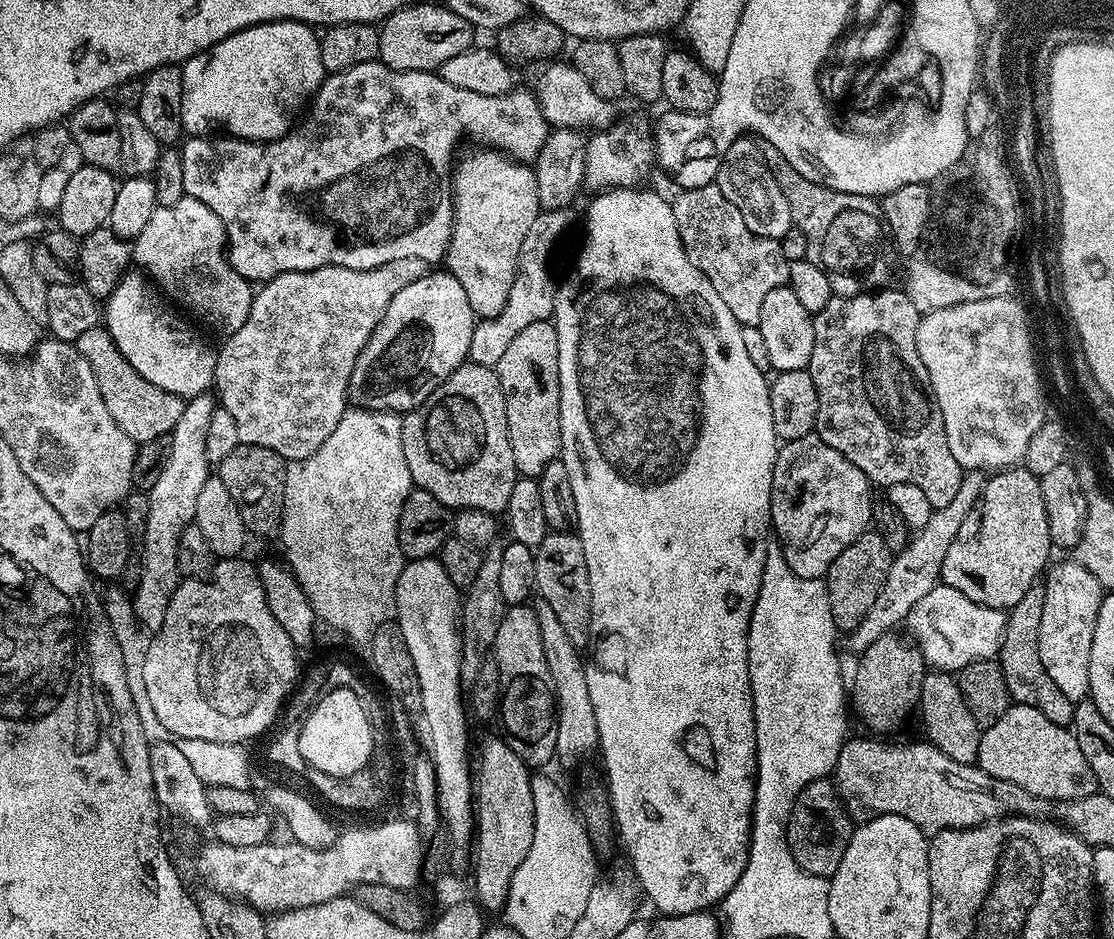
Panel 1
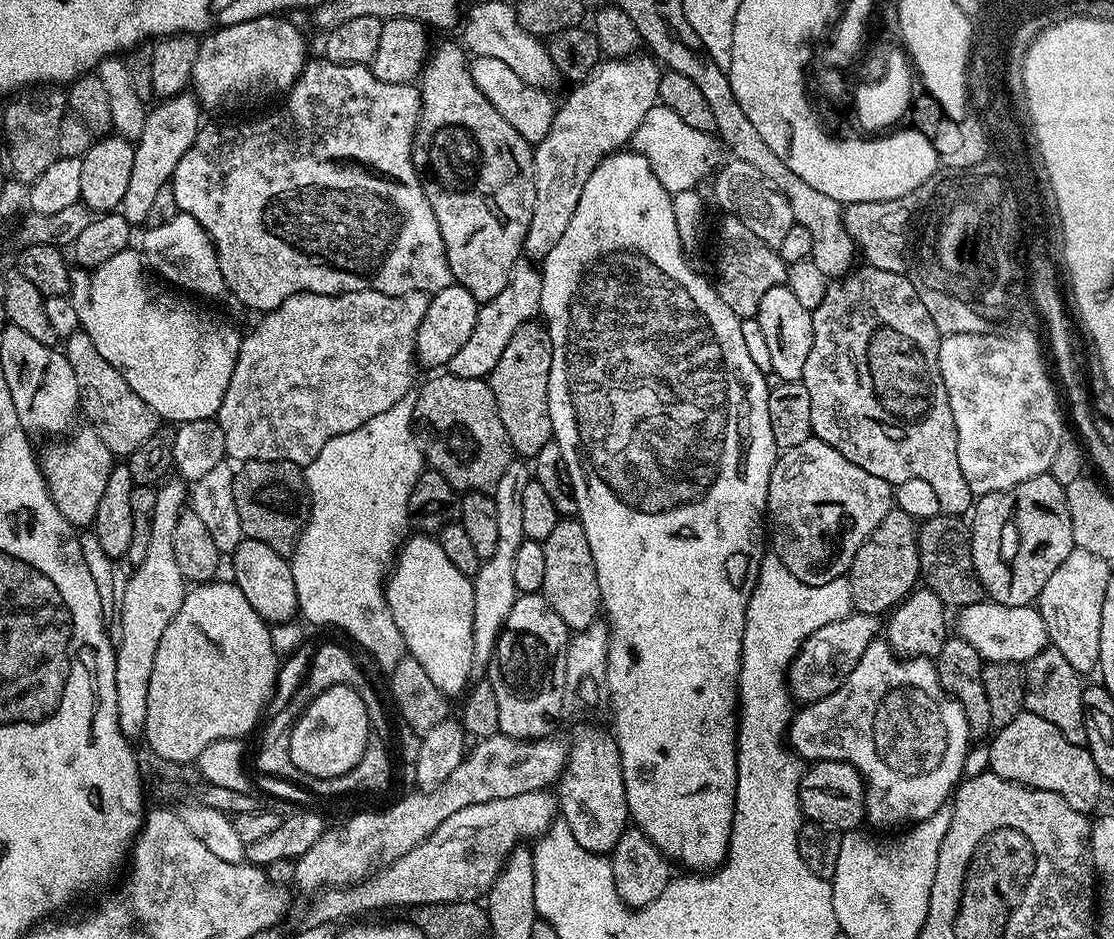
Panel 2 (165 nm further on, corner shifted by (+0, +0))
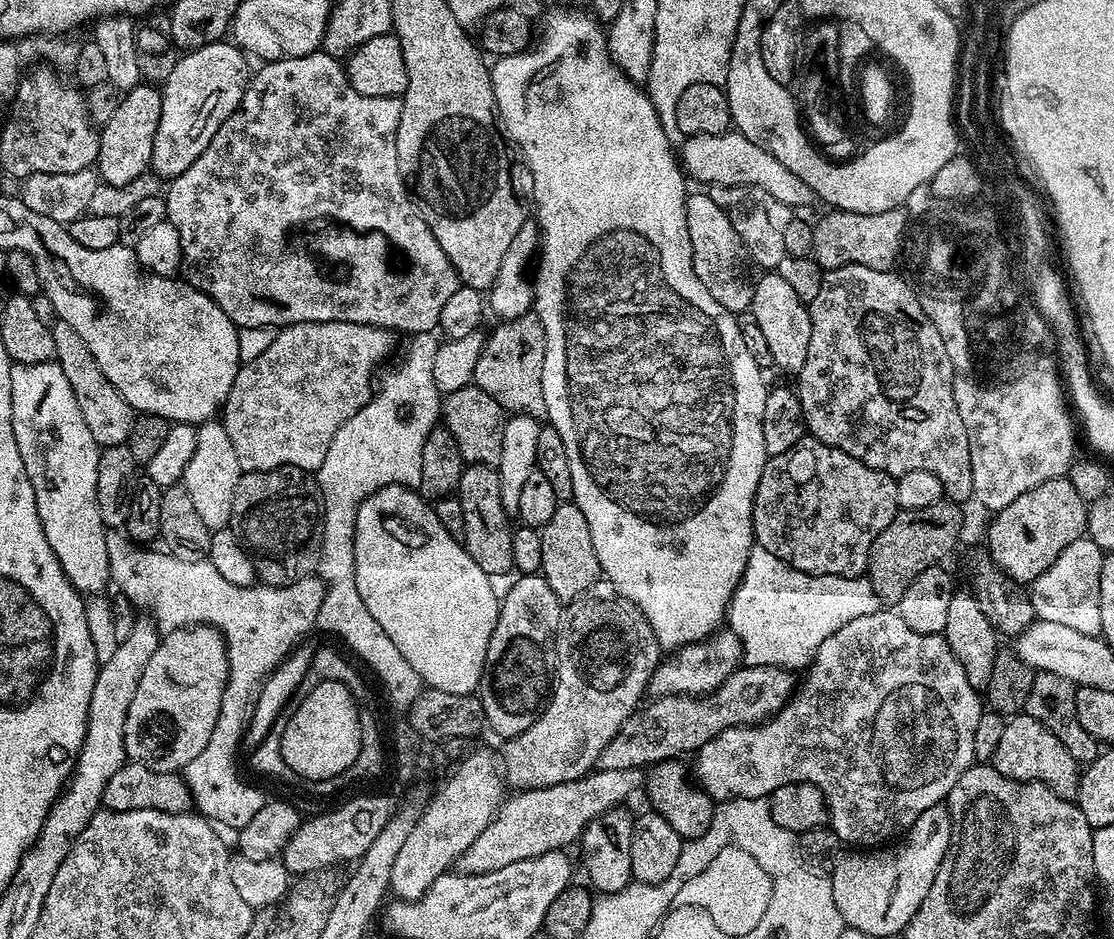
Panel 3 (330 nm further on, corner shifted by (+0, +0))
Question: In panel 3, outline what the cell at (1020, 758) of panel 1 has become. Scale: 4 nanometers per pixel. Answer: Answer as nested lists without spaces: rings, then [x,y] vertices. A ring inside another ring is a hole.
[[[1017,714],[1005,723],[1002,738],[999,739],[990,763],[998,770],[998,774],[1011,780],[1036,780],[1039,784],[1044,784],[1050,790],[1054,790],[1054,794],[1058,794],[1058,798],[1063,800],[1075,801],[1079,797],[1081,765],[1077,764],[1074,758],[1070,758],[1066,746],[1062,746],[1062,742],[1058,742],[1058,738],[1054,738],[1054,734],[1050,734],[1050,730],[1042,726],[1042,722],[1038,722],[1030,715]]]

